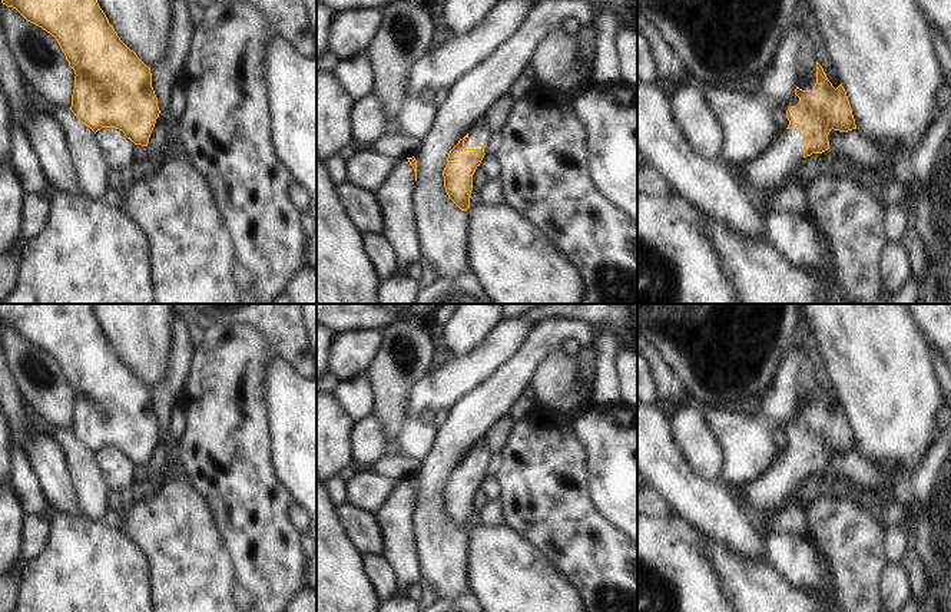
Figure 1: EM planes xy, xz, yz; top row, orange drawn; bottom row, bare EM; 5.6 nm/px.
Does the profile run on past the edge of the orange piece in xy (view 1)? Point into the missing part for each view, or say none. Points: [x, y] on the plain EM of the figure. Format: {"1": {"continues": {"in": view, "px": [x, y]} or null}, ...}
{"1": {"continues": null}}

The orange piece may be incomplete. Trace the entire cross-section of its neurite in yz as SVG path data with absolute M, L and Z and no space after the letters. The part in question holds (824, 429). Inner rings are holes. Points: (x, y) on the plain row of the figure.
M816 383L816 404L812 411L796 407L796 427L786 431L789 446L776 454L769 469L755 480L728 487L740 507L759 523L793 499L801 483L812 474L829 470L829 453L856 450L842 404L835 410Z

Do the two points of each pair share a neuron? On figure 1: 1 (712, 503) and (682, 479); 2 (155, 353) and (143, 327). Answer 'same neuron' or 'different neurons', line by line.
1: same neuron
2: same neuron

